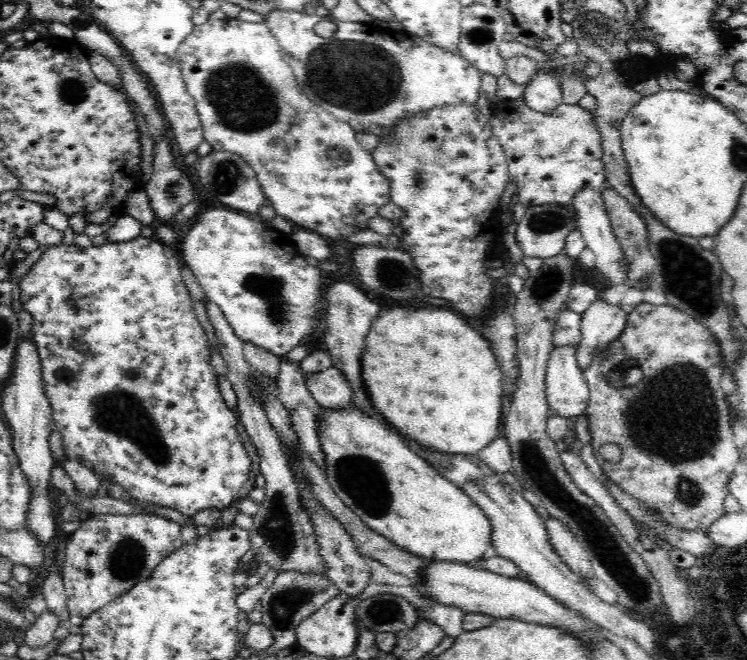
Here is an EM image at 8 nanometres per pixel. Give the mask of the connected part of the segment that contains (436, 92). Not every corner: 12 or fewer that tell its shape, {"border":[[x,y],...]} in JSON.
{"border":[[264,15],[304,94],[356,132],[476,104],[478,68],[370,22]]}

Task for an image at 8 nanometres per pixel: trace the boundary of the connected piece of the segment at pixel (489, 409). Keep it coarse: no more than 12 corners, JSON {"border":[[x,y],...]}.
{"border":[[380,311],[363,387],[402,436],[477,455],[502,376],[454,311]]}

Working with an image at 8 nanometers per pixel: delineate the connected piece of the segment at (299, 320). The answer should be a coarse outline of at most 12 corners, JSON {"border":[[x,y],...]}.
{"border":[[196,214],[180,257],[243,343],[317,330],[325,274],[290,234]]}

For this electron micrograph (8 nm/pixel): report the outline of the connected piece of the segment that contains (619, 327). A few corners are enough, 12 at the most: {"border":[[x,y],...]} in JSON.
{"border":[[601,299],[584,312],[578,364],[624,333],[626,307]]}

